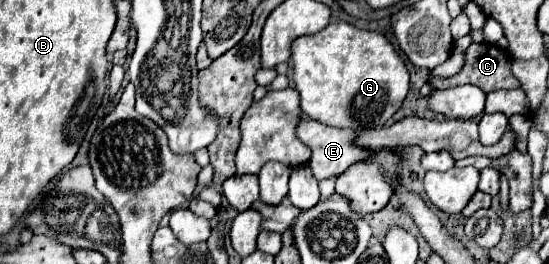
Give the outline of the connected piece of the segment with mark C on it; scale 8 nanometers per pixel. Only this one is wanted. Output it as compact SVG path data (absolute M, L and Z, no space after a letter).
M472 43L466 51L466 65L456 77L440 79L430 75L430 81L436 89L470 84L480 87L484 93L520 87L518 79L510 73L510 55L490 43Z

